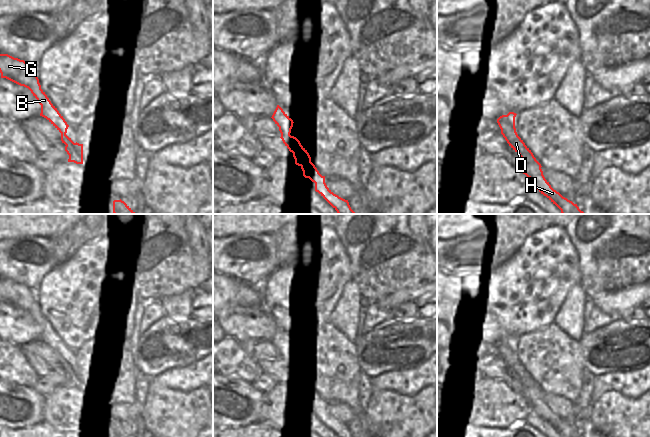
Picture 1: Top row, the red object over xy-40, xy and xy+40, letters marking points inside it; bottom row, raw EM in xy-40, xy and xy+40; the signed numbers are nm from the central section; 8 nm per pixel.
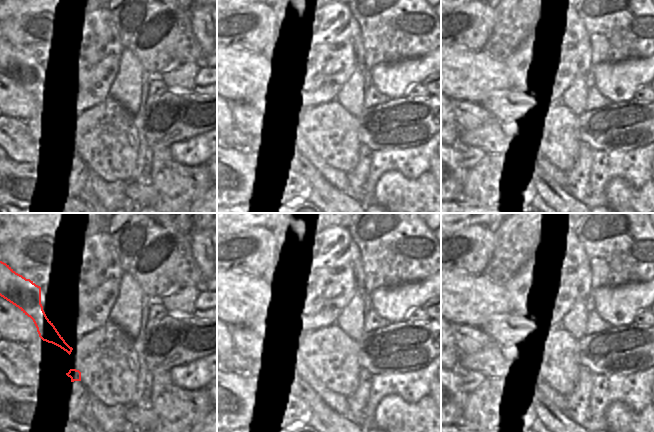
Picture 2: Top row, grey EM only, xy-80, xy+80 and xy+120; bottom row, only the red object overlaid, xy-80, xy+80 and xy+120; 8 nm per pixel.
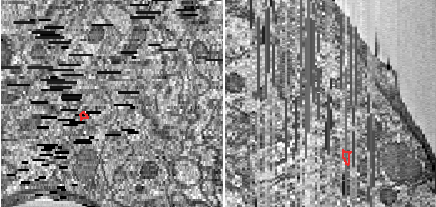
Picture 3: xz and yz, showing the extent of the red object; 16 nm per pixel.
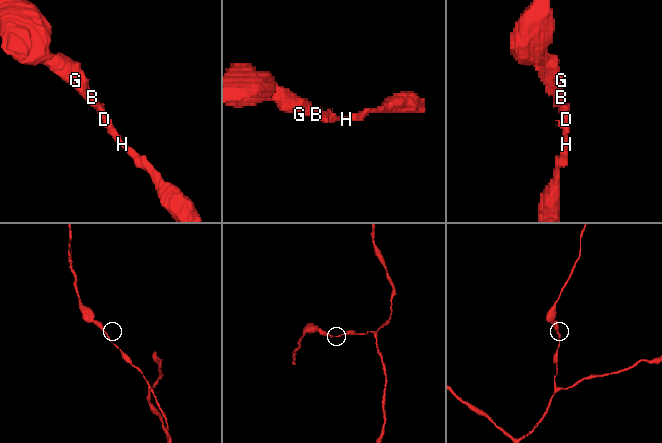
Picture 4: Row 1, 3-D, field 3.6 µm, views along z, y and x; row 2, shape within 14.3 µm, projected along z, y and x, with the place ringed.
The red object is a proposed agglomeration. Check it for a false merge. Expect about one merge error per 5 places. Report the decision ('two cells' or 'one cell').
one cell

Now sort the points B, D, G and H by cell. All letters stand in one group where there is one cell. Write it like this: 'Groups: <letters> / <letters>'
Groups: B D G H.

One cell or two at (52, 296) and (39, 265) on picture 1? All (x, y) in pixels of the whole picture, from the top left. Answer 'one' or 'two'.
two

